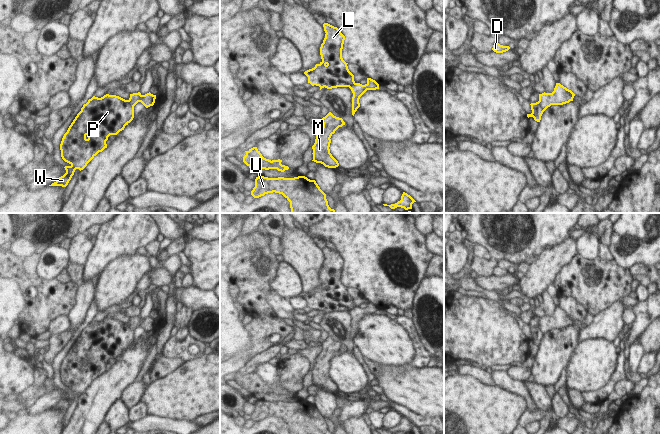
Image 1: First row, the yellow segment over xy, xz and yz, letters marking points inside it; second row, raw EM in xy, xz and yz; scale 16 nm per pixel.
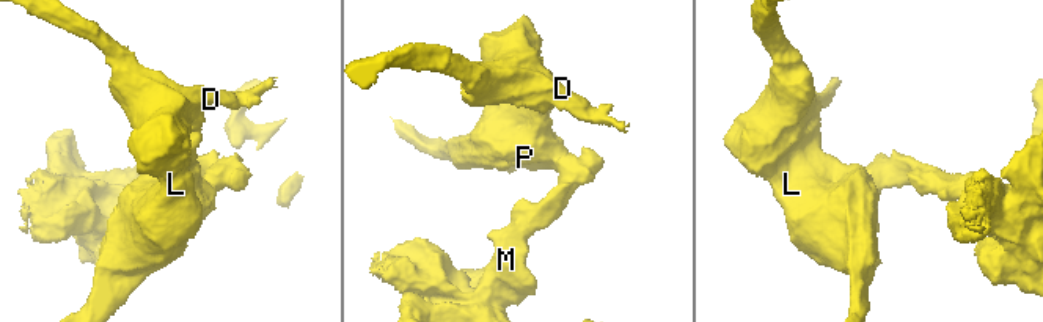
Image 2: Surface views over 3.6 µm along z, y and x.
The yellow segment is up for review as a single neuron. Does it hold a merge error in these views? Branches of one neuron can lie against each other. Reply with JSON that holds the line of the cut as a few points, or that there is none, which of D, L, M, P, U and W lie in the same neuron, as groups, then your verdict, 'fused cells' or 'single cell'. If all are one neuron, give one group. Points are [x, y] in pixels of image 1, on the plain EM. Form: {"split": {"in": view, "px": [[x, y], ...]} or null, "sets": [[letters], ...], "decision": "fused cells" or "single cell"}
{"split": {"in": "yz", "px": [[538, 325], [545, 333]]}, "sets": [["D", "L", "P", "W"], ["M", "U"]], "decision": "fused cells"}

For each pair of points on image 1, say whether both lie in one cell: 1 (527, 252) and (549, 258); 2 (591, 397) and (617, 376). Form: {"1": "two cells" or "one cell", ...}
{"1": "two cells", "2": "one cell"}

